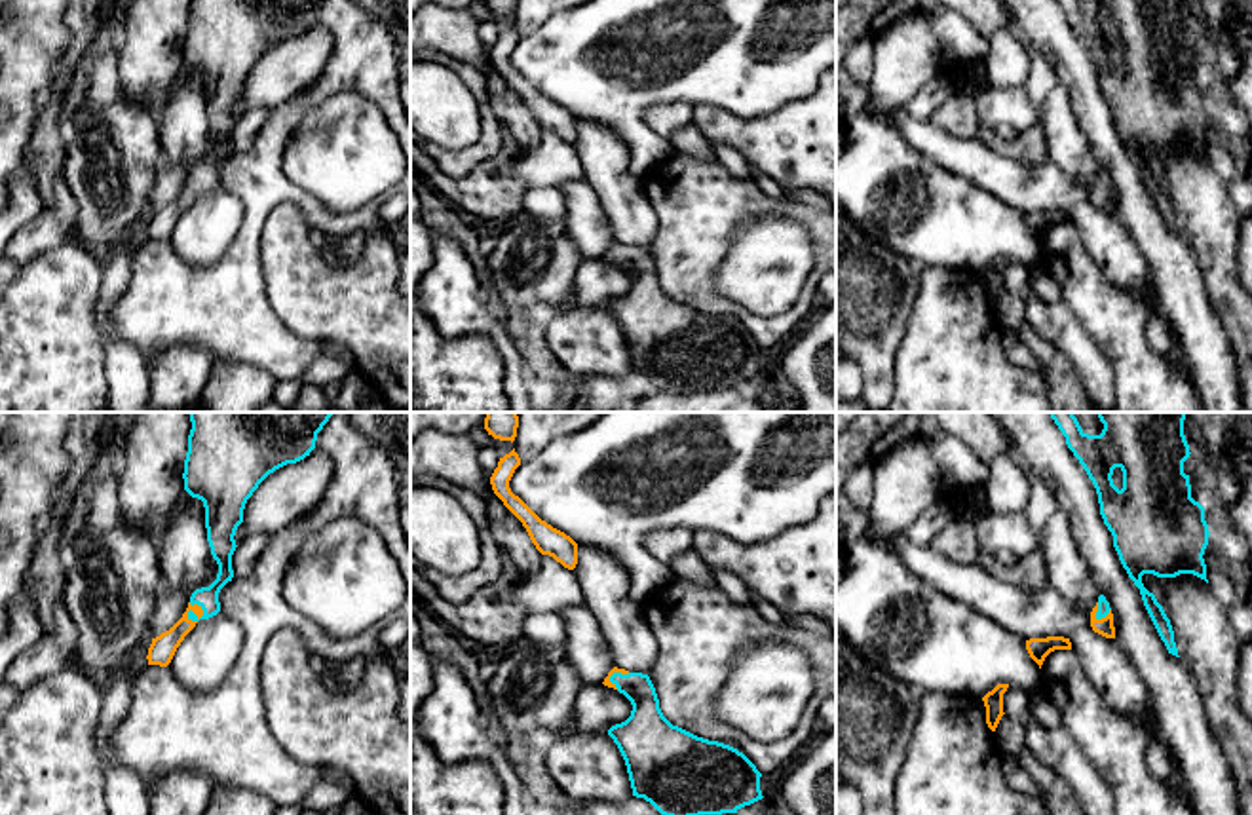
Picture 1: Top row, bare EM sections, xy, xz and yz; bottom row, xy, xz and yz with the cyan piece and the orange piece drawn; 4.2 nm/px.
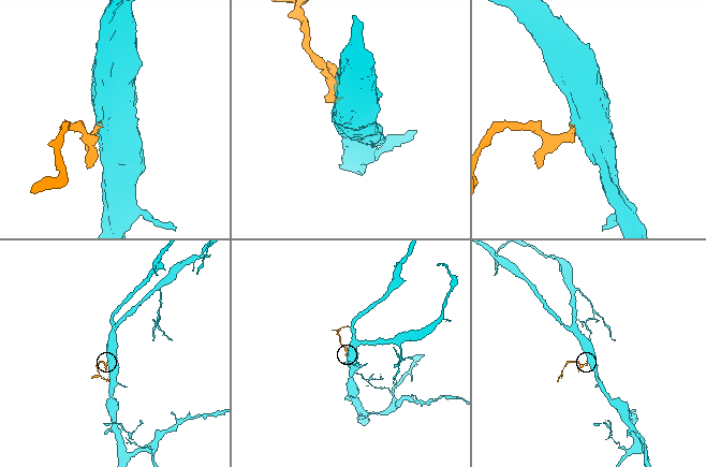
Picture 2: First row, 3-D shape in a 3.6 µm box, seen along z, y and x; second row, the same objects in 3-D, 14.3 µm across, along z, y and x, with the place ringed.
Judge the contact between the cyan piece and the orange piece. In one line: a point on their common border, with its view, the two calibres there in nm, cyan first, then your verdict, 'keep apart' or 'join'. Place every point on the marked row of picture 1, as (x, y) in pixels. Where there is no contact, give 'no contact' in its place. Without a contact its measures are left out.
meets cyan in xy at (192, 612); 100 nm thick on the cyan side, 110 nm on the other; join

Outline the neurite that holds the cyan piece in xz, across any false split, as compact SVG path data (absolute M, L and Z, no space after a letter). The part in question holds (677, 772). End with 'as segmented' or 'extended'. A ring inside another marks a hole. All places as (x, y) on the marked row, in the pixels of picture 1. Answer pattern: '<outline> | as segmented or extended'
M614 667L602 684L623 693L633 705L631 716L608 730L625 760L633 796L650 802L661 815L737 813L764 798L760 790L762 773L743 752L697 737L663 716L648 674Z | extended

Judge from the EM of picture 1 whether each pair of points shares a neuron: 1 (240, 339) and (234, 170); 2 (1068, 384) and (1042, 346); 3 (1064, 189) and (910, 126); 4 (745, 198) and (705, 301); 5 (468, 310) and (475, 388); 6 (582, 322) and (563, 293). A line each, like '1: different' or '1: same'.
1: same
2: same
3: same
4: same
5: different
6: different

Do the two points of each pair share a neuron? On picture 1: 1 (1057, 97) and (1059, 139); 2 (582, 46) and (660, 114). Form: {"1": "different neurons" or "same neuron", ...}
{"1": "same neuron", "2": "different neurons"}

